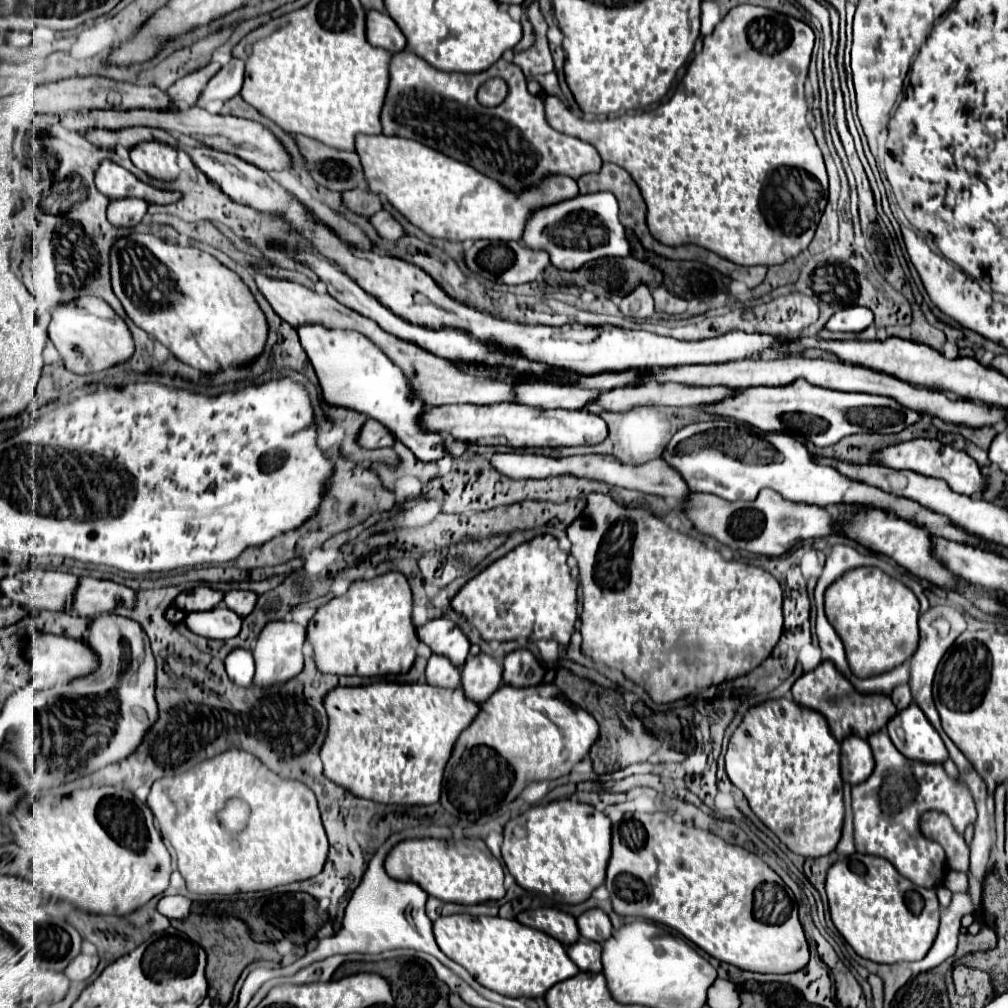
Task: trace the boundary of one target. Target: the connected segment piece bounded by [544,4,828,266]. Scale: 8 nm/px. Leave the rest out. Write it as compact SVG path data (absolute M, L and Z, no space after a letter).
M742 4L742 6L732 8L716 24L716 28L710 36L704 36L702 52L694 56L694 60L688 66L688 72L686 72L678 90L676 90L676 94L666 104L660 104L658 108L654 108L650 112L636 112L636 114L616 116L612 120L606 118L606 120L586 122L582 118L572 116L572 112L556 96L548 96L548 98L544 98L546 122L558 132L564 132L568 136L576 136L580 140L586 140L588 144L592 144L598 150L598 154L604 162L612 162L616 166L622 166L632 176L632 180L638 184L638 188L642 188L640 192L642 192L642 198L648 206L648 228L650 228L650 234L658 242L662 242L666 246L696 244L696 246L702 246L706 250L716 252L718 256L722 256L722 258L726 258L734 264L740 264L740 266L782 264L788 258L800 254L810 244L810 240L814 238L818 220L822 216L822 208L826 206L828 176L826 176L822 152L820 152L820 148L814 140L814 134L812 134L812 130L808 128L808 122L806 122L804 80L806 80L806 74L808 74L812 46L814 46L814 32L810 30L808 24L804 24L796 18L790 18L786 14L774 12L774 10Z

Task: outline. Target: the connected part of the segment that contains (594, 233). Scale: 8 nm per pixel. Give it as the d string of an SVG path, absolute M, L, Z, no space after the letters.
M610 192L574 196L570 200L532 210L520 242L526 248L548 252L550 264L560 270L578 270L582 264L596 258L630 254L624 226L618 220L618 202Z

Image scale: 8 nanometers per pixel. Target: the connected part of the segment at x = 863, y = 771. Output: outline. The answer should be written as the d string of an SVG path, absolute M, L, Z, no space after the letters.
M848 736L842 742L842 778L848 784L864 782L874 770L874 758L870 746L860 736Z

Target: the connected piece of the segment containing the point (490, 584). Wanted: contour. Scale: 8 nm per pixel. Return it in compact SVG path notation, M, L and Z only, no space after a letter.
M550 534L536 536L530 542L524 542L516 546L512 552L490 564L486 570L482 570L478 576L474 576L470 582L462 586L462 590L454 596L452 608L454 612L462 614L468 618L470 624L476 626L480 632L482 640L498 640L498 642L508 642L508 640L528 640L528 642L538 642L538 640L556 640L562 646L568 646L570 636L574 632L574 622L576 622L576 588L578 584L570 576L570 568L566 564L566 554L560 550L558 540Z

